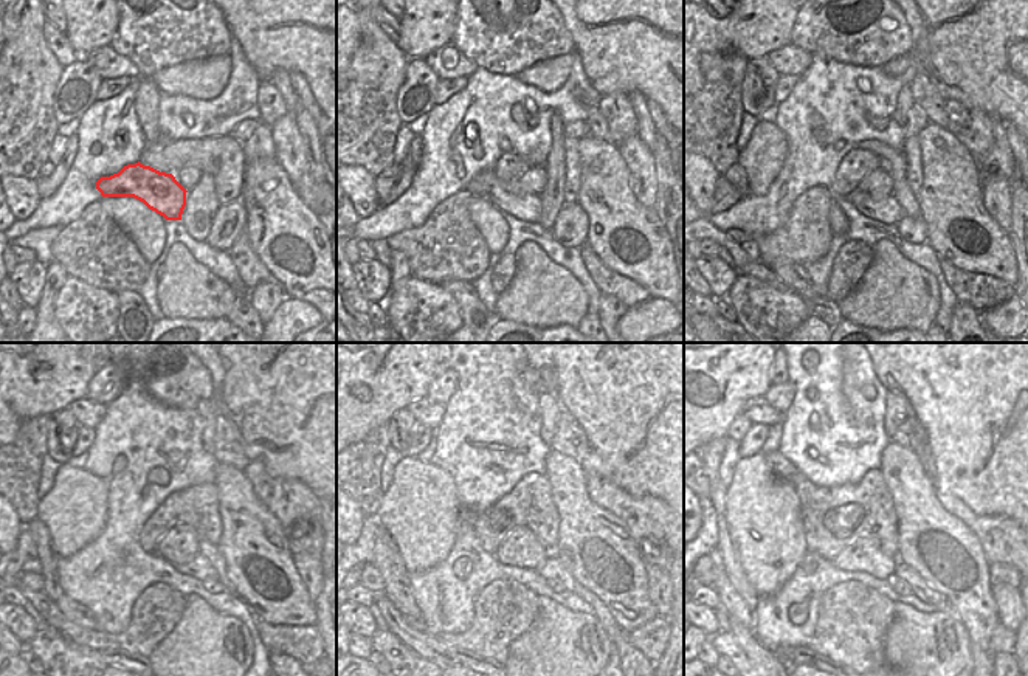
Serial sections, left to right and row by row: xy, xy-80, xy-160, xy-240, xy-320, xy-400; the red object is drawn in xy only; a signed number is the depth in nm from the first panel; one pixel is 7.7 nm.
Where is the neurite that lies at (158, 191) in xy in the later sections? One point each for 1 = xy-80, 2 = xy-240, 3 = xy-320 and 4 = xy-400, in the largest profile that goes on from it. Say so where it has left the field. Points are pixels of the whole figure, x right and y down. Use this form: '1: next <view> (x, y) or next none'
1: next xy-80 (507, 196)
2: next xy-240 (199, 568)
3: next xy-320 (551, 568)
4: next xy-400 (920, 586)

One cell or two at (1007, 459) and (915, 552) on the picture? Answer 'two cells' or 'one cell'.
two cells

